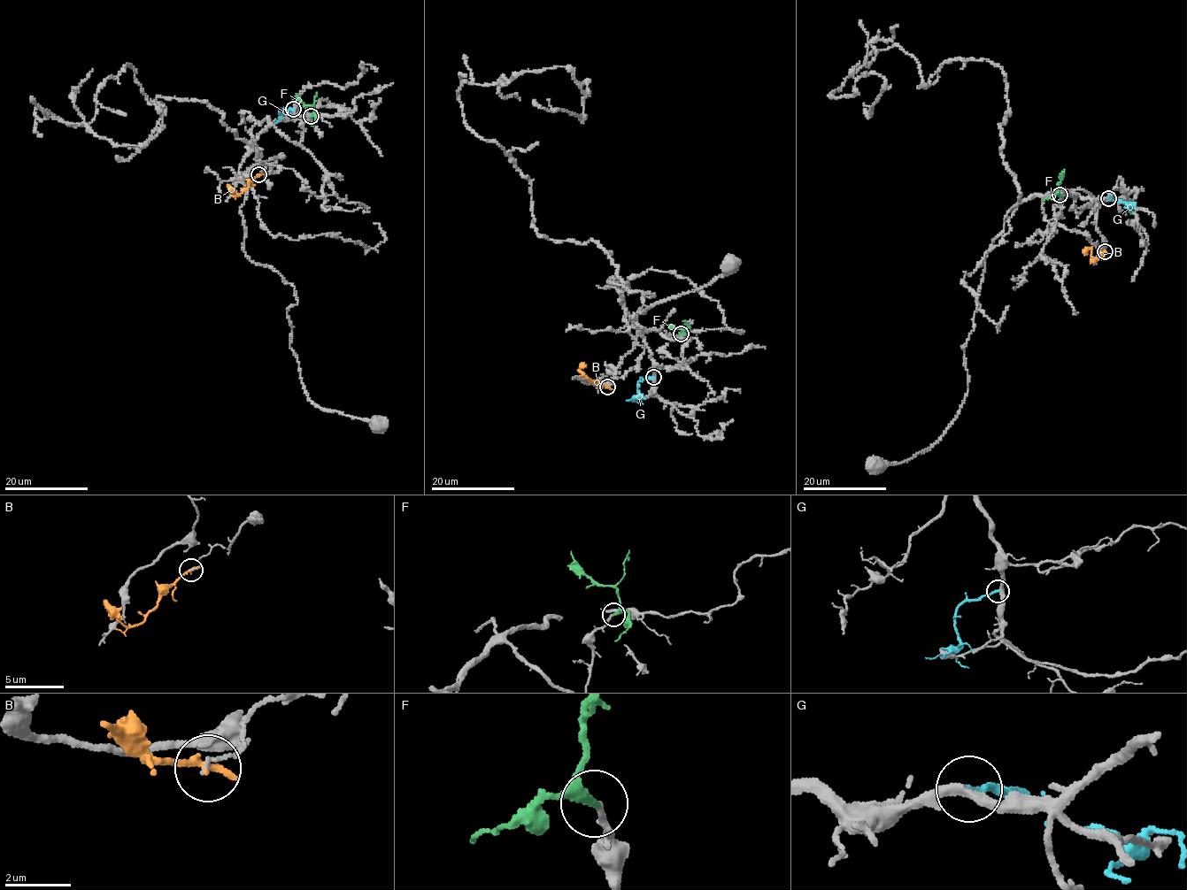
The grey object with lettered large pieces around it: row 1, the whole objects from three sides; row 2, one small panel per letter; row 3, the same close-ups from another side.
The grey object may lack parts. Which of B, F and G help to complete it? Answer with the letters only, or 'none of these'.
F

